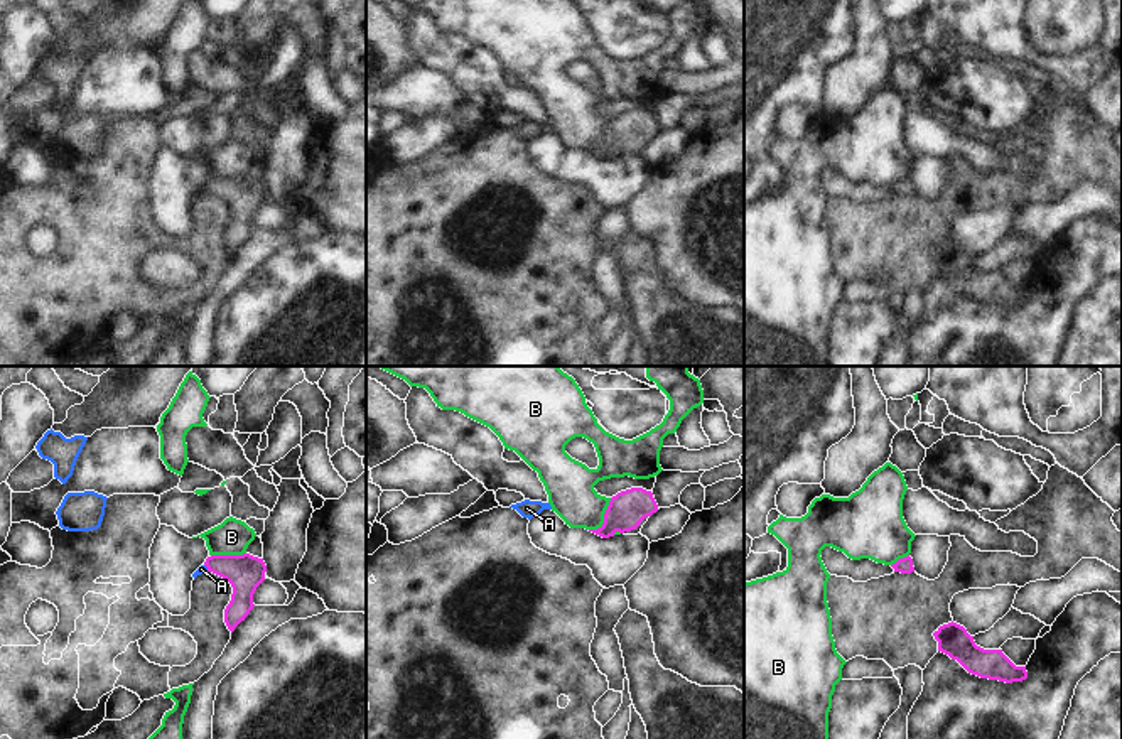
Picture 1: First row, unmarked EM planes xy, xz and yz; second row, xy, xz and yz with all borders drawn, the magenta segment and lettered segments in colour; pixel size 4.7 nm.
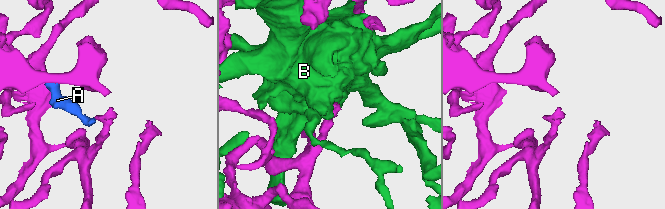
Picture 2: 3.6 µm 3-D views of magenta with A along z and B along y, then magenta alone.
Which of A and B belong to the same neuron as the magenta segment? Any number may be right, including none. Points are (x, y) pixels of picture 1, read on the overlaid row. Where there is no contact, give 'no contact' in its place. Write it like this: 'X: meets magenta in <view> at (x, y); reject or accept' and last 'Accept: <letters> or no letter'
A: meets magenta in xy at (206, 566); accept
B: meets magenta in xz at (604, 518); reject
Accept: A

